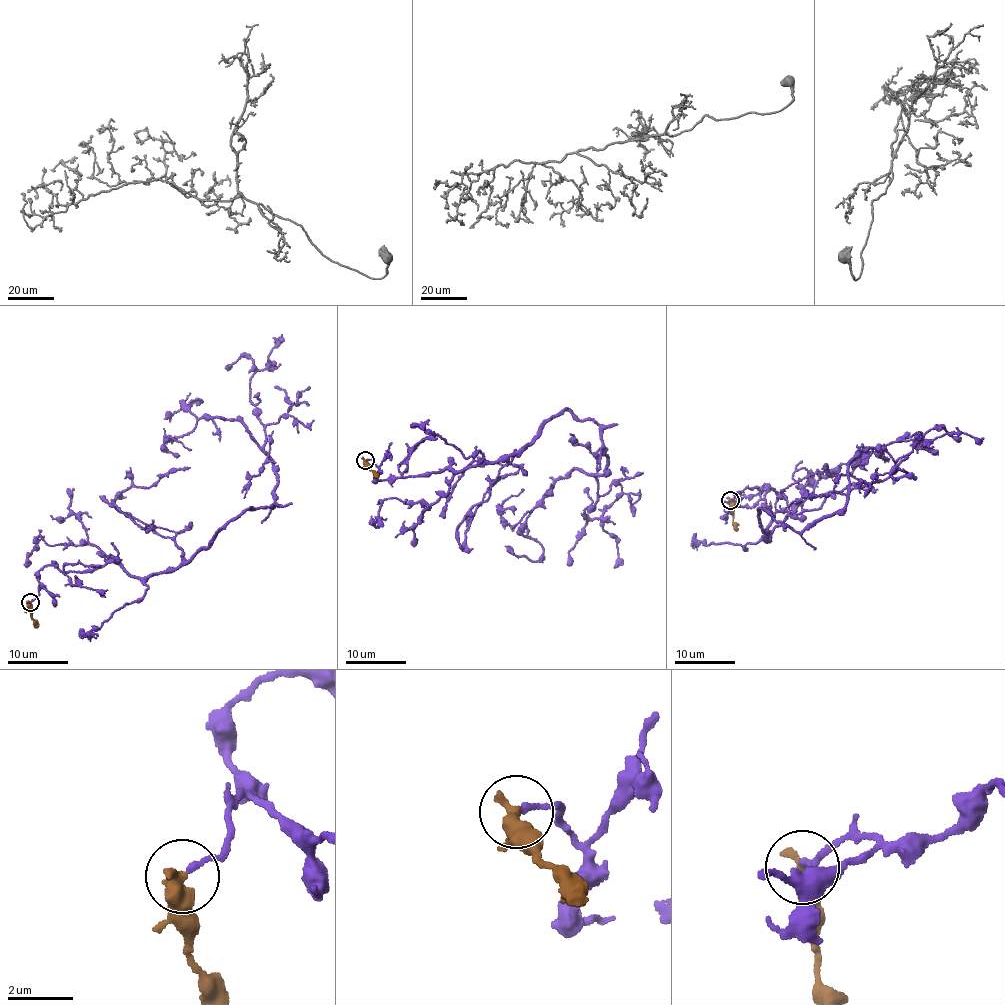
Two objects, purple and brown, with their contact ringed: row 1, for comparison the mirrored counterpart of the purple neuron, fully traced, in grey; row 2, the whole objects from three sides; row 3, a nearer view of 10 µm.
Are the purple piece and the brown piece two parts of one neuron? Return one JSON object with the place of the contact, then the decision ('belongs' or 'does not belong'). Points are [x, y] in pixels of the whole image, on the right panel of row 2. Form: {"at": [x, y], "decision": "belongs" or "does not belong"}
{"at": [730, 500], "decision": "belongs"}

